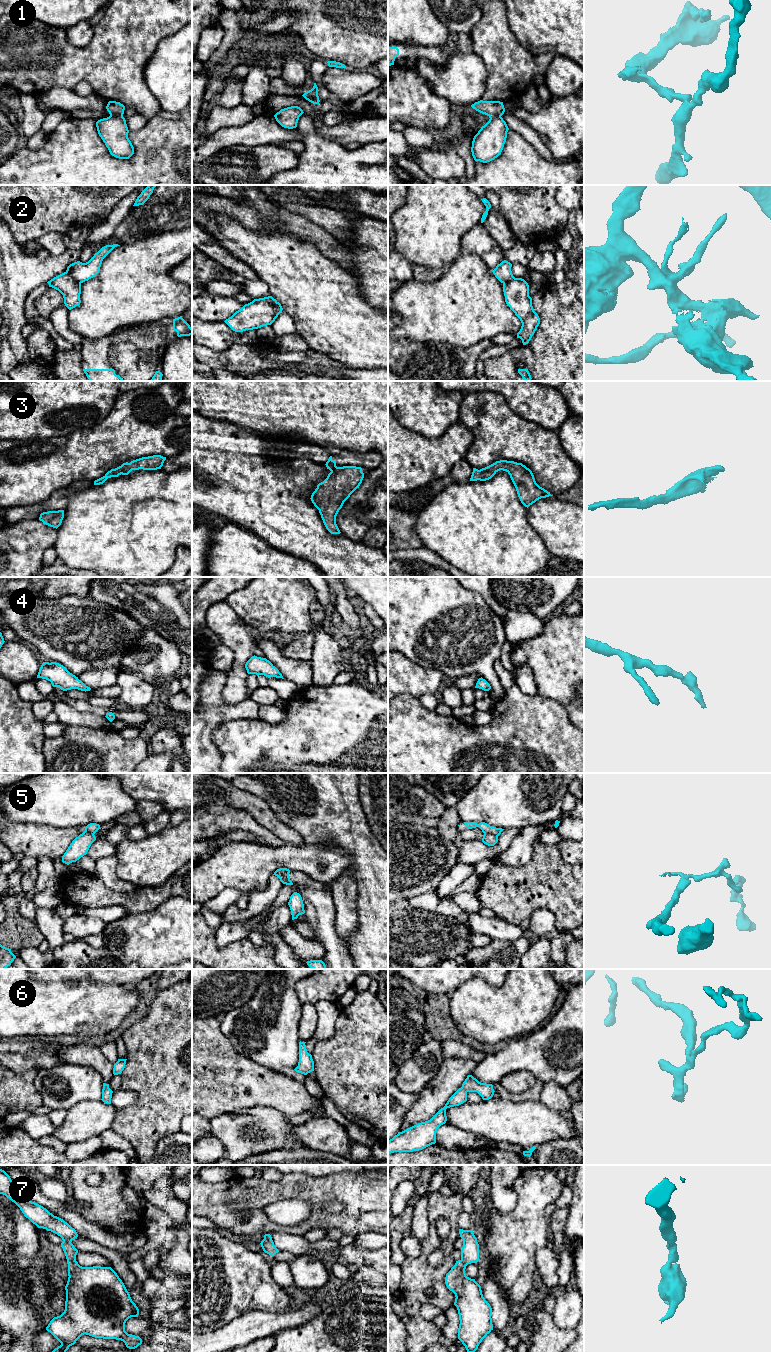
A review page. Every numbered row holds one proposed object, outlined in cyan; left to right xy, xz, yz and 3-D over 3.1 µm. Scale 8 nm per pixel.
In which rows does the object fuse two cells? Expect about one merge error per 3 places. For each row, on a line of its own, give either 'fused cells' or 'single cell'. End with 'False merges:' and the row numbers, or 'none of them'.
1: fused cells
2: fused cells
3: single cell
4: single cell
5: fused cells
6: single cell
7: single cell
False merges: 1, 2, 5

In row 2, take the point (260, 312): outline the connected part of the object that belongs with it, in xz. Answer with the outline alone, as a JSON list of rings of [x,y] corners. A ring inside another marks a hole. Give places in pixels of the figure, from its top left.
[[[267,297],[245,304],[224,322],[235,332],[258,329],[271,325],[278,317],[275,306]]]

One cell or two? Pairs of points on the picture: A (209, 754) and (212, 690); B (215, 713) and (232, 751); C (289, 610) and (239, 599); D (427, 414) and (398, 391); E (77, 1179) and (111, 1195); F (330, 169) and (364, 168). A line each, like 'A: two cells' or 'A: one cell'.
A: one cell
B: two cells
C: one cell
D: one cell
E: one cell
F: one cell

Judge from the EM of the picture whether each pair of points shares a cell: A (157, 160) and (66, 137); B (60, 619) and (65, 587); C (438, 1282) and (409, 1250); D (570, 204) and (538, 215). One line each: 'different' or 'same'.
A: same
B: different
C: different
D: different

